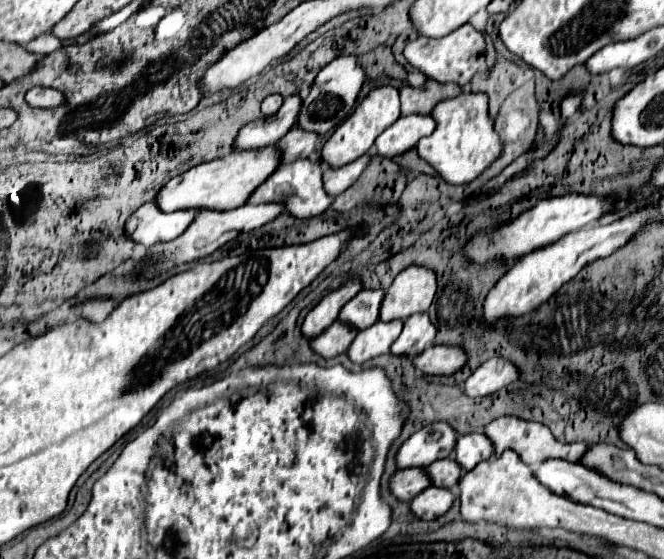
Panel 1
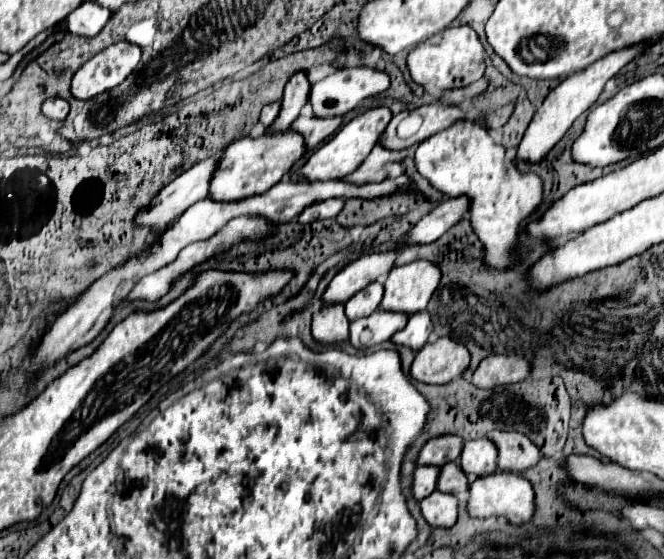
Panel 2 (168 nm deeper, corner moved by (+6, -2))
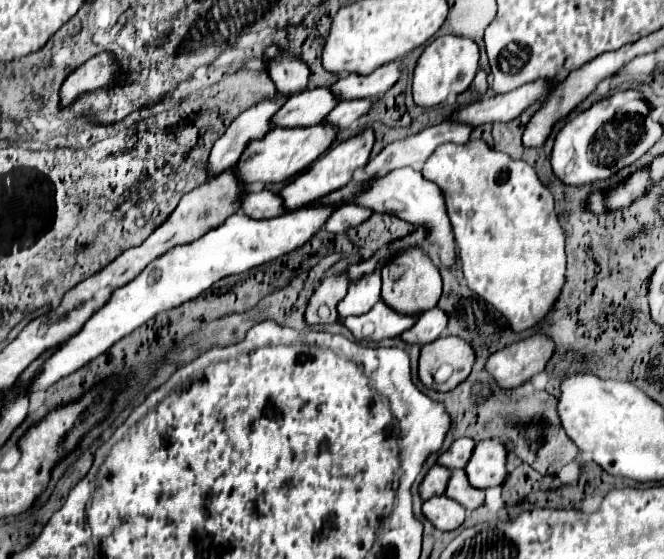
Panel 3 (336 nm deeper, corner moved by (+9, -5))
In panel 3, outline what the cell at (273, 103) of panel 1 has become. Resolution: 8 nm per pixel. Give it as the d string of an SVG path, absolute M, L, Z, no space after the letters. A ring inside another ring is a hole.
M328 88L306 90L298 96L288 98L276 116L272 116L272 126L296 128L296 126L316 126L324 116L338 104L336 96Z

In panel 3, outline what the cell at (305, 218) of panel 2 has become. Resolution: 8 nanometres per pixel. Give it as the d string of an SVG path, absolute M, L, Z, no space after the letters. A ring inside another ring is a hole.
M342 204L340 208L336 208L336 212L332 212L324 228L332 234L340 234L346 232L350 226L358 226L360 222L364 222L370 214L372 214L370 208L362 208L356 204Z

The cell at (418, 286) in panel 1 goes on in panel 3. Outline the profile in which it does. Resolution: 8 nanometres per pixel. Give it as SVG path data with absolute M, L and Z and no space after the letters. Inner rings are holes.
M410 248L406 252L400 252L382 268L382 300L384 304L388 304L392 310L400 314L418 316L434 308L440 294L442 294L440 272L426 256L426 252L420 248Z

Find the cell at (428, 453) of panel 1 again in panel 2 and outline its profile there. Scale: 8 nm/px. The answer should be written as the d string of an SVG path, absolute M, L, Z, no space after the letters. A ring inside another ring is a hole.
M443 435L425 443L419 453L419 465L445 465L459 459L463 451L463 439L459 435Z

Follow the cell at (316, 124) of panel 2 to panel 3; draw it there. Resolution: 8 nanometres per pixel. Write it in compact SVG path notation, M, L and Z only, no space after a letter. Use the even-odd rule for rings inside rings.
M350 100L350 102L340 102L336 108L322 120L322 124L334 126L336 130L348 128L356 118L360 118L364 112L370 110L372 100Z

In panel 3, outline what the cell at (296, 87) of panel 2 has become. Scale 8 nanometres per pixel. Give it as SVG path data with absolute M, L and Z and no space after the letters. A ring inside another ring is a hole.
M276 48L266 50L268 72L274 80L280 96L288 98L308 90L308 66L290 52L280 52Z

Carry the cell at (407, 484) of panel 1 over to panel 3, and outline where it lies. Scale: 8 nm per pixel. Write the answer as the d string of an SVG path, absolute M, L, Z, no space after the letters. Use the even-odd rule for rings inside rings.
M434 464L434 466L428 470L428 474L424 476L424 480L420 482L420 486L418 486L418 492L420 492L422 502L426 502L426 500L432 498L432 496L444 494L446 484L448 484L448 478L450 478L450 470L444 468L444 466Z

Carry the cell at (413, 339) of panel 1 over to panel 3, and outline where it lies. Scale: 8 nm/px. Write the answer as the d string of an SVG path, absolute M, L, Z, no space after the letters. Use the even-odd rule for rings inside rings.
M432 308L432 310L426 310L424 314L418 316L416 324L406 330L404 334L400 334L400 340L404 340L406 344L428 344L432 340L436 340L444 328L446 328L446 314L440 310L440 308Z

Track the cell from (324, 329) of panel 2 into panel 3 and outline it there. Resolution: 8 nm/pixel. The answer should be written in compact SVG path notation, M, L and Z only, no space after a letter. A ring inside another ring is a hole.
M344 274L324 278L320 288L312 294L310 304L306 308L306 324L320 326L338 322L340 316L336 306L346 296L346 290L348 290L348 278Z

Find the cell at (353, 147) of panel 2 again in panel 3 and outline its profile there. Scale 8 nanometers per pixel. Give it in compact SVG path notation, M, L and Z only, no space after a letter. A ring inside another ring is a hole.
M366 128L362 134L352 136L352 138L344 140L344 142L340 142L338 146L332 146L328 152L324 152L324 156L314 160L304 172L296 174L294 180L284 186L284 190L280 192L280 196L284 198L284 206L290 208L290 210L294 210L294 208L298 210L304 204L312 204L314 200L326 196L328 192L346 186L352 180L354 170L362 168L368 162L372 146L374 146L374 130L372 128Z

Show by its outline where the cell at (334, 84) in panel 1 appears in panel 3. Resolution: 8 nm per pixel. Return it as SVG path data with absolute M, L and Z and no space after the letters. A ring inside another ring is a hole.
M384 64L368 76L348 74L346 78L338 78L338 82L328 88L332 88L332 92L336 92L336 96L340 96L340 100L378 98L396 84L396 80L400 78L400 72L402 70L396 64Z

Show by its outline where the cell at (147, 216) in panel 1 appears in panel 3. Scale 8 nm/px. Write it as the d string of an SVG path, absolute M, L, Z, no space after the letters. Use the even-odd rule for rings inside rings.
M264 100L248 110L244 110L224 132L222 138L216 140L212 146L210 158L208 158L208 180L212 176L218 176L220 172L226 172L228 168L236 166L242 150L250 140L256 140L264 136L272 126L270 118L272 114L282 106L284 100Z

